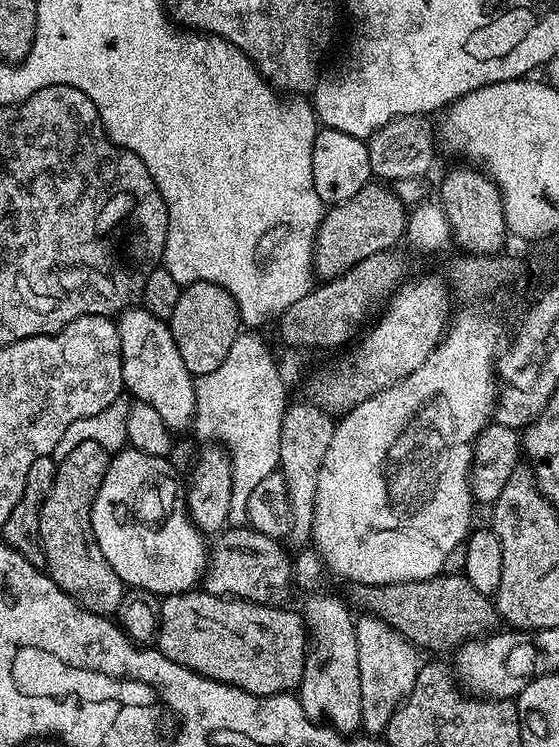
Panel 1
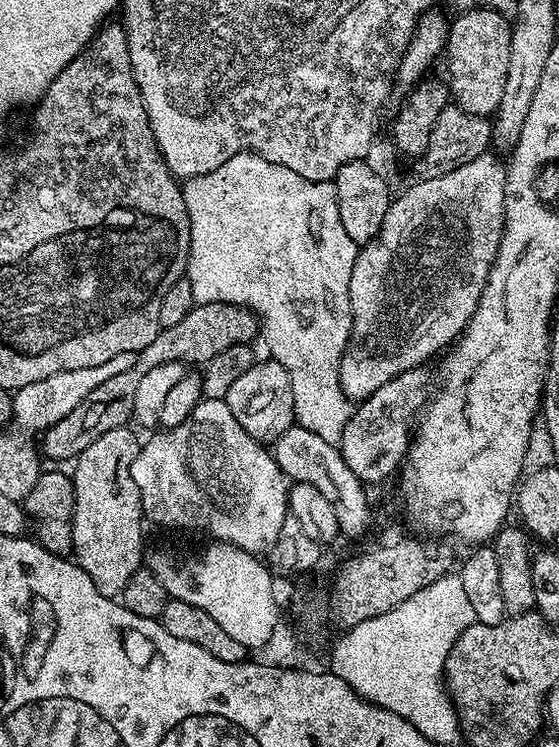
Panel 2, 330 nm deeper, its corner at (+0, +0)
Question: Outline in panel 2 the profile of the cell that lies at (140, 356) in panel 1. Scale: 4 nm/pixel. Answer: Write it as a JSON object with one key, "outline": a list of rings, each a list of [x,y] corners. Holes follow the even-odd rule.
{"outline":[[[203,399],[186,422],[152,435],[156,434],[143,441],[134,466],[130,466],[134,486],[138,486],[141,513],[164,528],[189,528],[192,532],[205,532],[221,544],[233,544],[253,554],[269,553],[283,520],[290,516],[290,484],[277,466],[275,455],[238,424],[226,400]]]}

